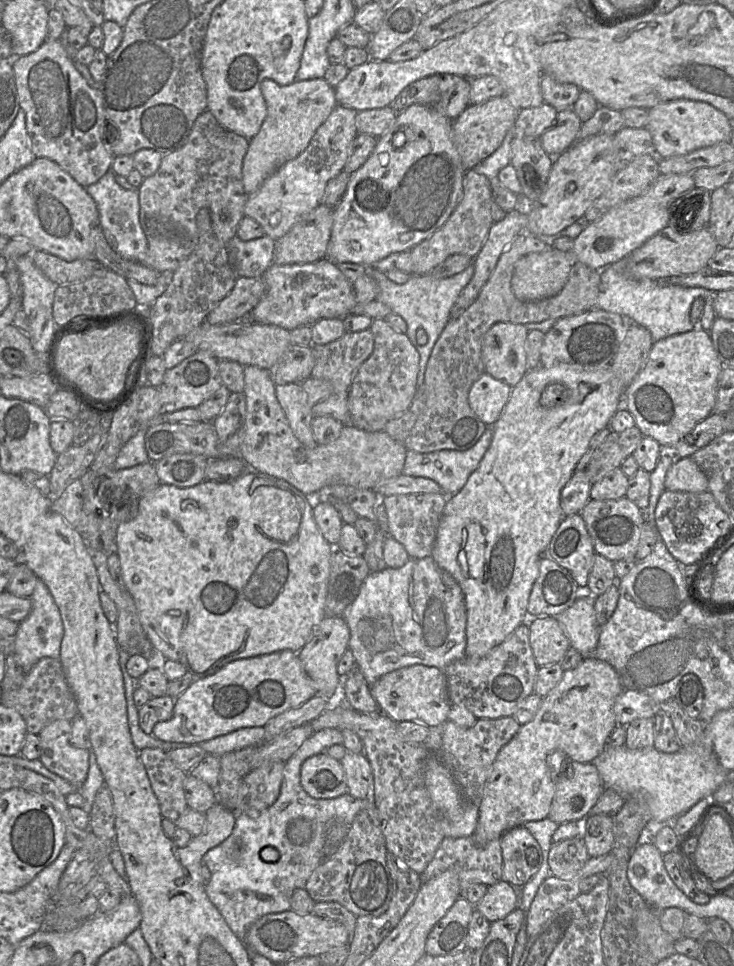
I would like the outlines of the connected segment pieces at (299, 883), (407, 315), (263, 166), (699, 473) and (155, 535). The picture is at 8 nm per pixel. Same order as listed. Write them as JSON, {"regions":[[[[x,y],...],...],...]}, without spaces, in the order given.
{"regions":[[[[334,728],[314,732],[300,748],[285,762],[283,779],[277,800],[257,816],[236,814],[232,833],[222,843],[208,850],[202,857],[202,864],[211,873],[205,892],[220,912],[232,932],[243,942],[250,926],[266,914],[291,910],[290,900],[296,889],[305,889],[314,869],[324,860],[324,845],[332,823],[349,826],[355,816],[368,804],[366,799],[357,799],[348,792],[331,799],[310,797],[300,784],[300,770],[303,762],[311,756],[323,753],[332,745],[343,744],[341,730]]],[[[473,264],[460,273],[446,278],[437,278],[430,275],[411,275],[405,284],[394,283],[374,267],[368,267],[368,270],[369,275],[374,279],[378,287],[376,300],[387,305],[393,313],[400,315],[404,319],[407,325],[406,335],[420,355],[419,370],[425,371],[432,349],[450,320],[451,310],[460,292],[469,283],[474,274]]],[[[323,77],[295,80],[289,85],[264,79],[260,88],[267,105],[267,115],[259,132],[250,139],[243,159],[242,182],[248,196],[255,193],[278,168],[306,149],[318,127],[338,105],[335,89]]],[[[691,456],[676,458],[666,473],[665,489],[706,492],[708,491],[708,478]]],[[[247,468],[241,476],[226,482],[205,479],[187,488],[160,483],[140,498],[137,516],[118,526],[116,553],[124,586],[134,600],[142,627],[161,661],[169,659],[181,663],[187,670],[186,675],[198,680],[214,674],[225,664],[237,659],[283,650],[298,653],[306,645],[314,629],[326,617],[330,562],[334,551],[334,546],[324,538],[312,514],[316,497],[304,494],[283,479]]]]}

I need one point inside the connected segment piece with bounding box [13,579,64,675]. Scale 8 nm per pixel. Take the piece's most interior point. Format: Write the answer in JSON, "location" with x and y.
{"location":[39,635]}

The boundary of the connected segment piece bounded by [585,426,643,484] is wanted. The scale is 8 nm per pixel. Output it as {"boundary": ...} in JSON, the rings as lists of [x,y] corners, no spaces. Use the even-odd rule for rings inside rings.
{"boundary":[[[637,426],[621,432],[611,431],[593,452],[585,469],[591,484],[595,484],[633,454],[643,434]]]}

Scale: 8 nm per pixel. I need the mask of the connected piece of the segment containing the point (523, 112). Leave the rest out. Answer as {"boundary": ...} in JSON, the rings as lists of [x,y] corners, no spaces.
{"boundary":[[[545,102],[539,107],[520,109],[514,123],[515,136],[539,139],[554,125],[557,115],[558,110]]]}

